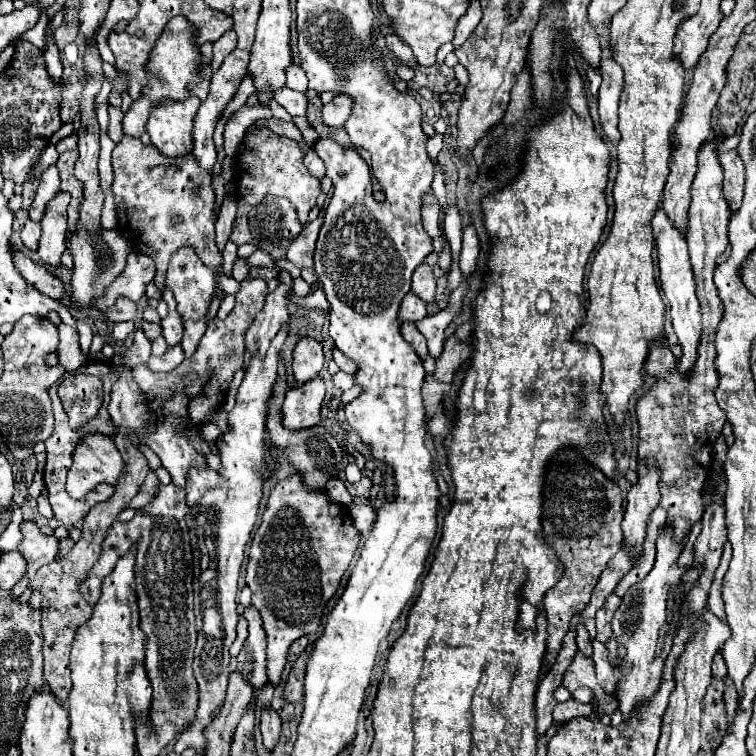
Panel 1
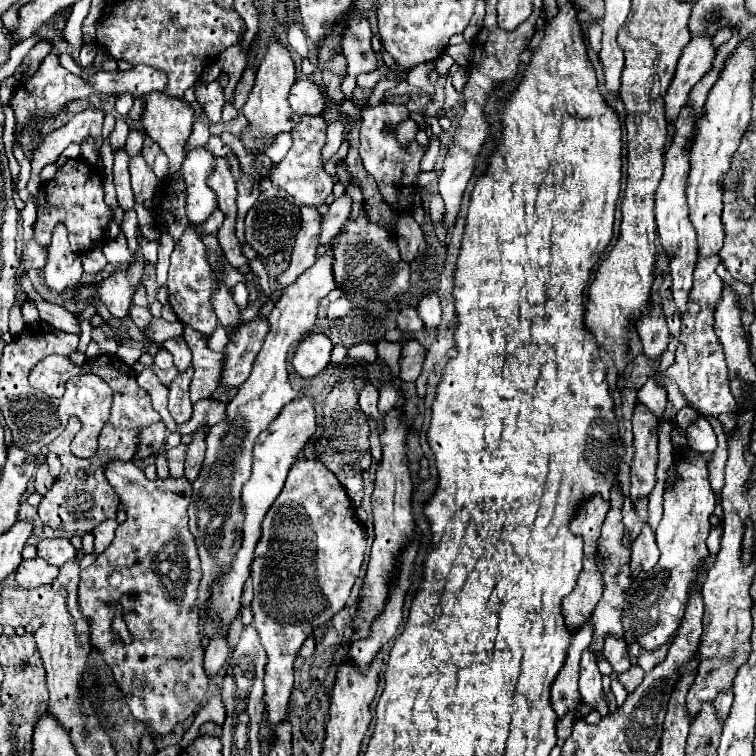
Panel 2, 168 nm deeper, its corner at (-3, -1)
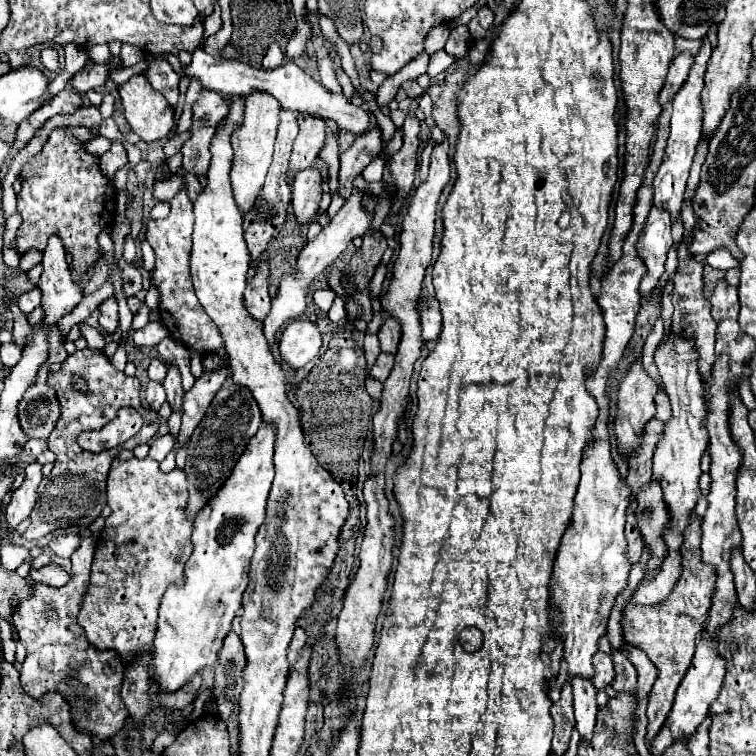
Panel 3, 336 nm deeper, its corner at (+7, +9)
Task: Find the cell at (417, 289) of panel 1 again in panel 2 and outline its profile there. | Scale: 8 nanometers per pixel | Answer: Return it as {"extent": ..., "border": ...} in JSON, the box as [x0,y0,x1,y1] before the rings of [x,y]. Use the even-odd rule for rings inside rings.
{"extent":[417,292,441,330],"border":[[[429,292],[425,296],[421,296],[421,300],[417,302],[417,312],[421,316],[421,320],[425,322],[427,330],[433,330],[441,324],[441,300],[435,292]]]}

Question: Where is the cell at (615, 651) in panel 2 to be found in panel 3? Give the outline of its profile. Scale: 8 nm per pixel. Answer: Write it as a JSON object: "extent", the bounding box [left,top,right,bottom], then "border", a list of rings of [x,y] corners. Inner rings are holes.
{"extent":[593,652,615,690],"border":[[[597,652],[593,656],[593,666],[595,666],[595,676],[593,676],[593,686],[597,690],[605,690],[613,678],[615,678],[615,672],[613,672],[613,658],[605,652]]]}

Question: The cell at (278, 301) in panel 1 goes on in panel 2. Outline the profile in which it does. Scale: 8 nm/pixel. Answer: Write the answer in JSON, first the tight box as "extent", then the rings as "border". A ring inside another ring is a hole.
{"extent":[275,208,321,292],"border":[[[301,208],[301,230],[295,240],[289,266],[275,278],[275,292],[285,292],[289,284],[297,280],[299,274],[303,274],[311,264],[315,264],[315,252],[319,244],[319,222],[321,216],[317,208]]]}

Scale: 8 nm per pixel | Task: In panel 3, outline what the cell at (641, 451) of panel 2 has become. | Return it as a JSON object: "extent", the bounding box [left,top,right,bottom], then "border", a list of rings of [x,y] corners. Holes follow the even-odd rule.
{"extent":[615,360,659,454],"border":[[[635,360],[629,368],[629,372],[625,374],[625,378],[621,380],[619,388],[617,388],[617,416],[615,416],[615,436],[619,440],[619,448],[625,450],[627,454],[631,454],[639,442],[641,442],[641,434],[645,424],[649,422],[649,418],[655,416],[655,394],[657,394],[659,386],[657,382],[645,372],[641,360]]]}

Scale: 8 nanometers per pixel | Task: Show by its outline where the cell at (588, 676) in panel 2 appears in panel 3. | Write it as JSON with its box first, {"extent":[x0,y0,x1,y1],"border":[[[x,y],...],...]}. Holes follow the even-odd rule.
{"extent":[571,678,597,742],"border":[[[573,678],[571,680],[573,686],[573,708],[575,708],[575,728],[581,734],[583,742],[591,742],[593,738],[593,726],[595,726],[595,718],[597,718],[597,690],[593,688],[591,680],[587,678]]]}

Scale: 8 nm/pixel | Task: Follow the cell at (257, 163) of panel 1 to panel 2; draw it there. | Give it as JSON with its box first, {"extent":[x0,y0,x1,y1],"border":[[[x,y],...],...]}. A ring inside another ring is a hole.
{"extent":[269,116,333,208],"border":[[[303,116],[301,122],[291,130],[293,146],[287,152],[287,156],[279,164],[269,166],[269,178],[275,184],[275,188],[281,188],[287,194],[291,194],[297,206],[313,206],[313,208],[321,206],[333,190],[333,180],[323,170],[323,162],[319,154],[325,144],[325,130],[327,130],[327,122],[321,116]]]}

